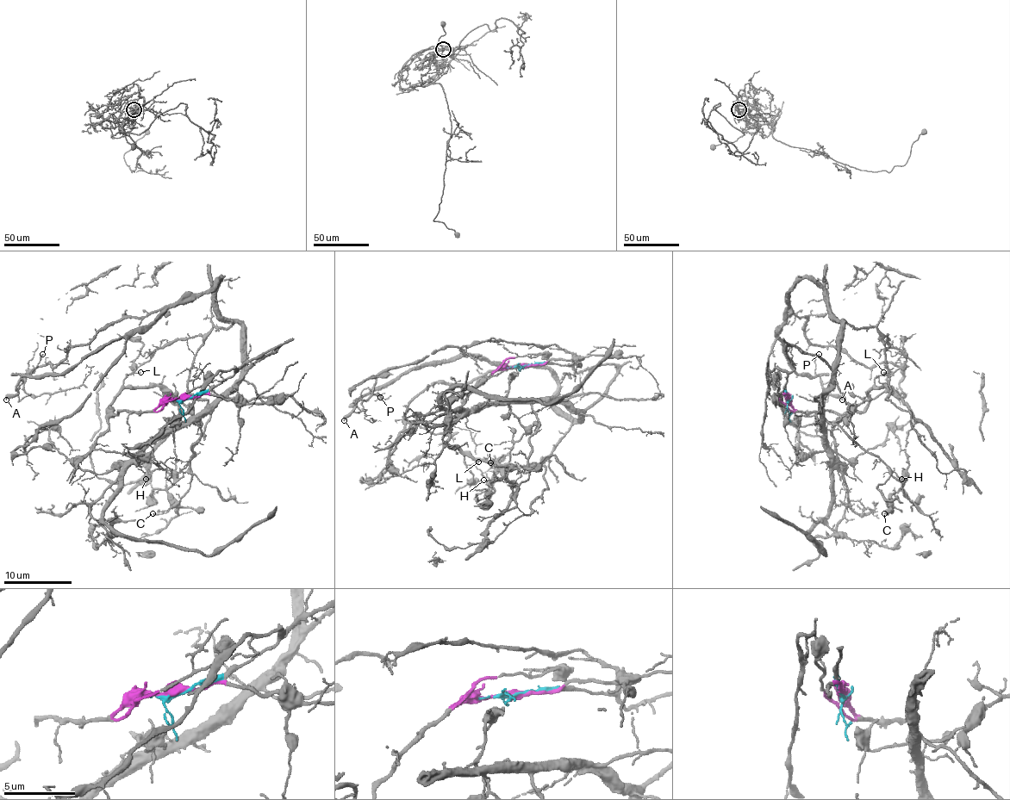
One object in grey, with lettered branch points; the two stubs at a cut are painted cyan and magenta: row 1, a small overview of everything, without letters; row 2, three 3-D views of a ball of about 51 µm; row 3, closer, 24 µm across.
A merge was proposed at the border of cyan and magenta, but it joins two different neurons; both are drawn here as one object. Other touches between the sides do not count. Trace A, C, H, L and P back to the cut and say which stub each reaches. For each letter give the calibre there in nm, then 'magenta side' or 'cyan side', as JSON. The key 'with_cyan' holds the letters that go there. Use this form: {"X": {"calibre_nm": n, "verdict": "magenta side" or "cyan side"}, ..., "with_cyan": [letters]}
{"A": {"calibre_nm": 360, "verdict": "cyan side"}, "C": {"calibre_nm": 130, "verdict": "magenta side"}, "H": {"calibre_nm": 60, "verdict": "magenta side"}, "L": {"calibre_nm": 110, "verdict": "magenta side"}, "P": {"calibre_nm": 150, "verdict": "cyan side"}, "with_cyan": ["A", "P"]}

